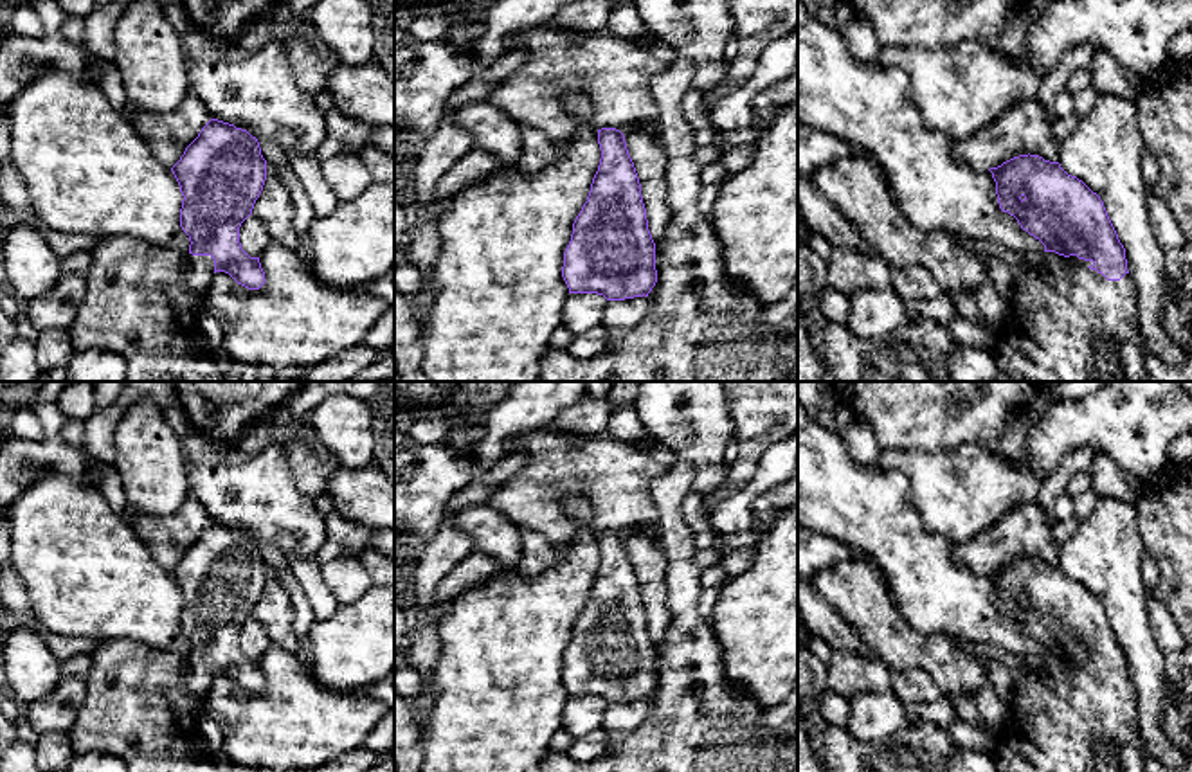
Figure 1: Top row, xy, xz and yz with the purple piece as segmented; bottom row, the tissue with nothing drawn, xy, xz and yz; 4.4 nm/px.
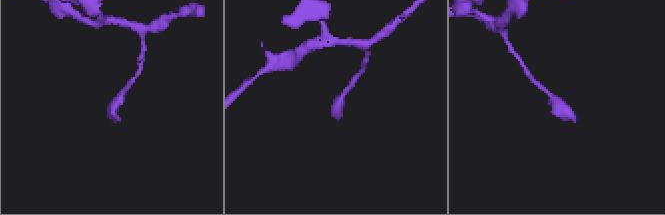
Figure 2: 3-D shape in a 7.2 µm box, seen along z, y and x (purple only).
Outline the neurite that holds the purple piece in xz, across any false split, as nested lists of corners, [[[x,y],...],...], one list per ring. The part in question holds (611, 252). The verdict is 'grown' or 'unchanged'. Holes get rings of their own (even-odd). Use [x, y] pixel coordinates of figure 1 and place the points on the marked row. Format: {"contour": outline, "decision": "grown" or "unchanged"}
{"contour": [[[598,130],[598,144],[600,166],[573,223],[562,277],[569,293],[648,297],[657,270],[641,184],[619,130]]], "decision": "unchanged"}

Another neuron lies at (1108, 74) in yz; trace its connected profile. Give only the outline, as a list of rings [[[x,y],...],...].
[[[1098,49],[1089,65],[1091,86],[1100,94],[1133,95],[1131,72],[1109,50]]]

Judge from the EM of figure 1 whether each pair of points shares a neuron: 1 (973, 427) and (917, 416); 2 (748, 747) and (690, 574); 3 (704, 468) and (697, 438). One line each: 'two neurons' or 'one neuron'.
1: one neuron
2: one neuron
3: one neuron

